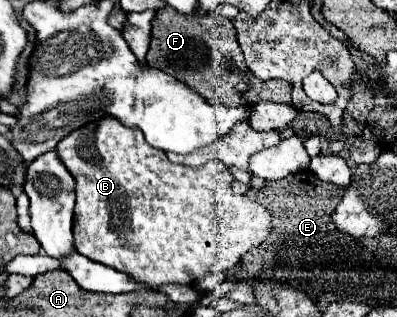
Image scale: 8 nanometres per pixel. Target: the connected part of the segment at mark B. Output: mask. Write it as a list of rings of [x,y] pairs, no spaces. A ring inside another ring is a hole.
[[[100,118],[98,122],[86,124],[80,130],[74,130],[72,134],[68,134],[58,146],[58,156],[64,162],[64,166],[68,168],[68,172],[74,176],[76,180],[76,208],[74,208],[74,248],[84,254],[86,258],[100,262],[104,266],[110,266],[118,272],[128,274],[130,278],[134,278],[140,284],[148,284],[152,290],[158,290],[164,284],[192,284],[198,282],[196,278],[204,278],[208,272],[222,272],[226,274],[230,268],[234,268],[240,258],[254,246],[258,246],[268,234],[270,234],[270,212],[244,196],[236,196],[232,192],[232,174],[228,172],[228,168],[220,162],[220,160],[208,160],[208,164],[198,166],[198,168],[190,168],[190,166],[182,166],[182,164],[174,164],[166,158],[164,150],[152,148],[144,136],[140,134],[140,130],[130,130],[126,126],[122,126],[120,122],[114,122],[114,118]]]

